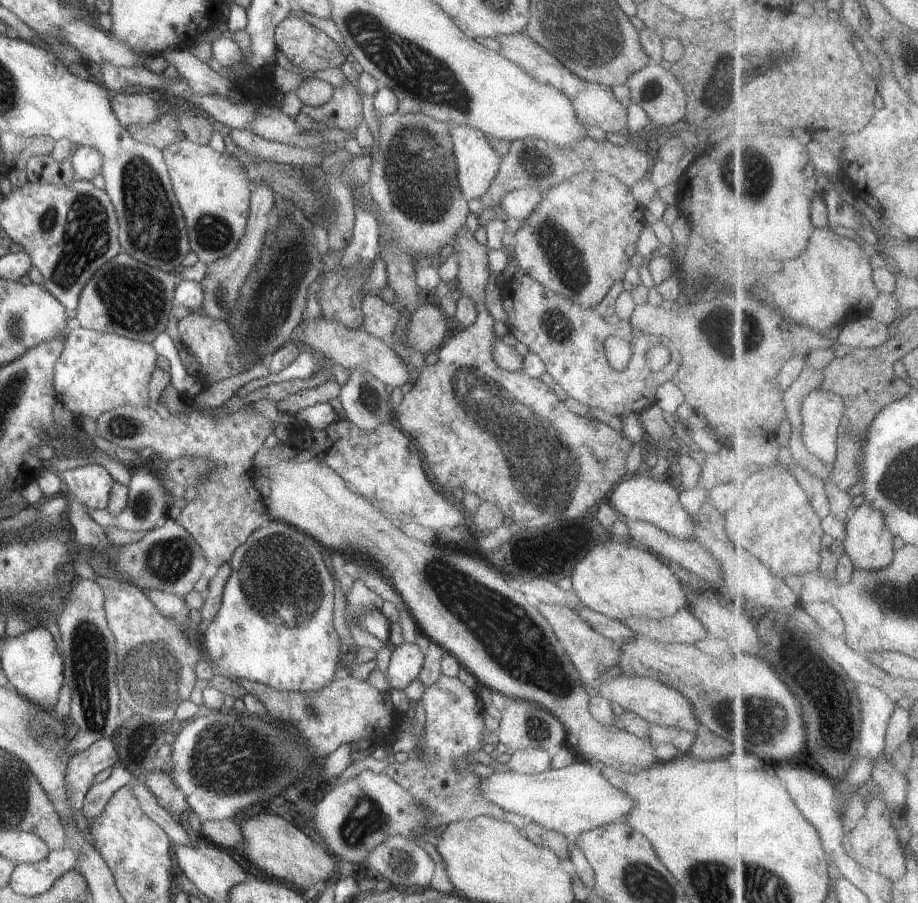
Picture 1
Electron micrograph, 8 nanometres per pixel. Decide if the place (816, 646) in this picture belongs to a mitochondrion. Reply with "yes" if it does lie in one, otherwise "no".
no

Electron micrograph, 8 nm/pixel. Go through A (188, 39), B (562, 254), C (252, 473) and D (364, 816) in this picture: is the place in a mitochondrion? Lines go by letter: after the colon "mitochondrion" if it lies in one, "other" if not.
A: other
B: mitochondrion
C: other
D: mitochondrion

